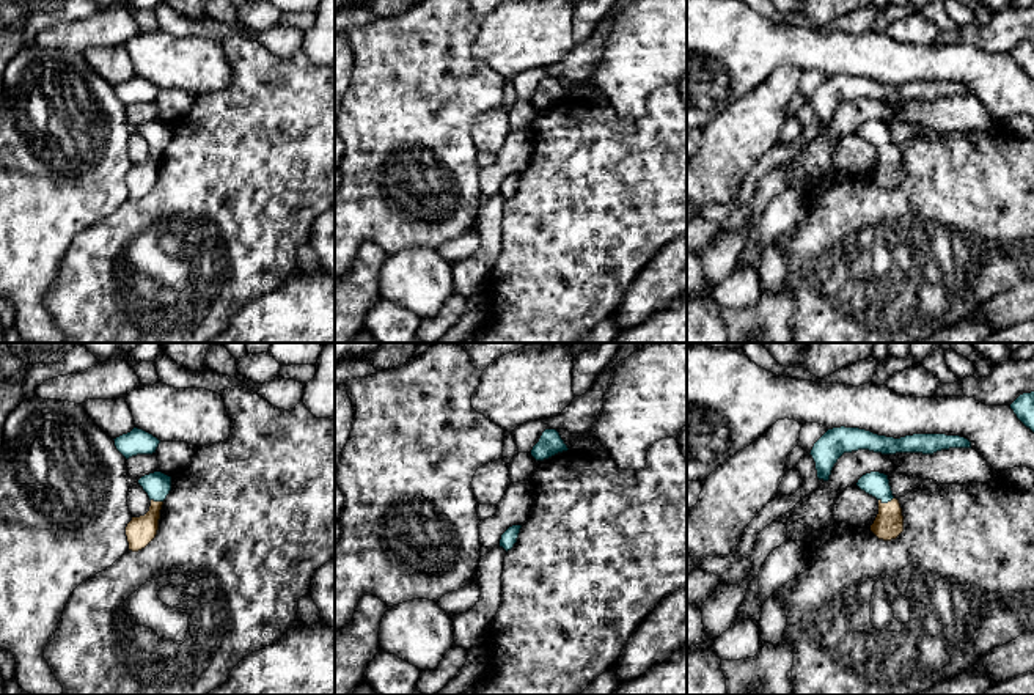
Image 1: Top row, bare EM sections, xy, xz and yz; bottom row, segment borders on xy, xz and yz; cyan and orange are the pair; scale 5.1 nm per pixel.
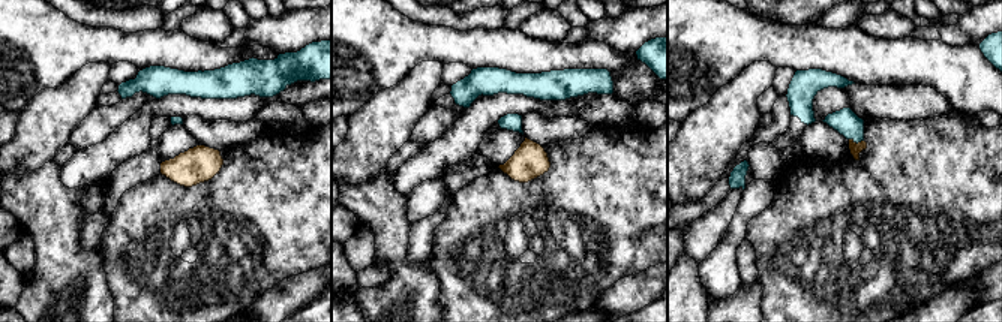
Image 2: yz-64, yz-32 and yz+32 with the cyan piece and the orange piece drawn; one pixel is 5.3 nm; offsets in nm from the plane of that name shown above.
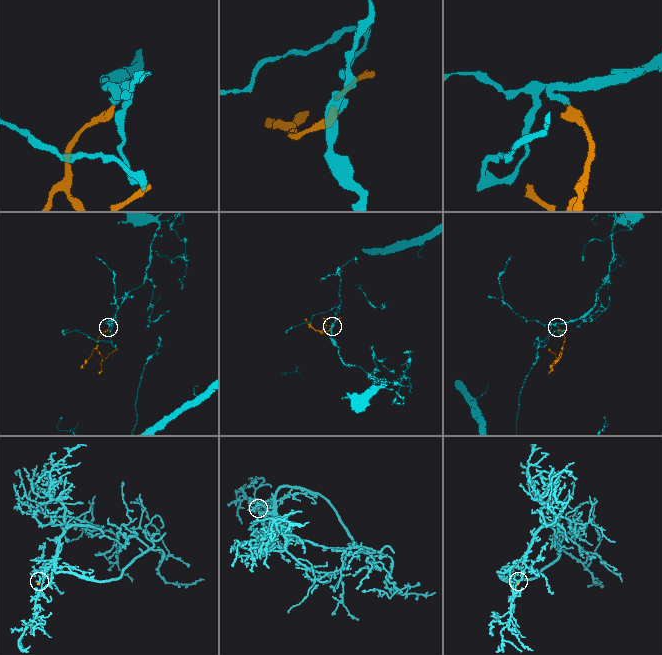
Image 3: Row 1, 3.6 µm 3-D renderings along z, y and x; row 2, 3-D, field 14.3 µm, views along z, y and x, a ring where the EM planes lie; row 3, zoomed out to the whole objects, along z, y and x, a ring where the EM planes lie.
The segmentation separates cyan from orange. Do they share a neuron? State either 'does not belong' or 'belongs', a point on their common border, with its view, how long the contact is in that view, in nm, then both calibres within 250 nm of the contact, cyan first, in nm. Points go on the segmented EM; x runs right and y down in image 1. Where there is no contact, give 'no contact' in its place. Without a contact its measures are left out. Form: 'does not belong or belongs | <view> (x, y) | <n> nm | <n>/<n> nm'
belongs | yz (885, 502) | 80 nm | 130/150 nm

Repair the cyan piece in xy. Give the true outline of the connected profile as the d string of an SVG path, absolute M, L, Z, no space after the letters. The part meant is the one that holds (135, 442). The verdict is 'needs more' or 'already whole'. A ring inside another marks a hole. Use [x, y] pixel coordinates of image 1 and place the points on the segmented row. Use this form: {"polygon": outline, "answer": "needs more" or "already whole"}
{"polygon": "M134 428L130 432L123 434L113 440L115 440L116 450L126 459L137 456L137 454L152 454L156 453L160 443L157 437L138 428Z", "answer": "already whole"}

